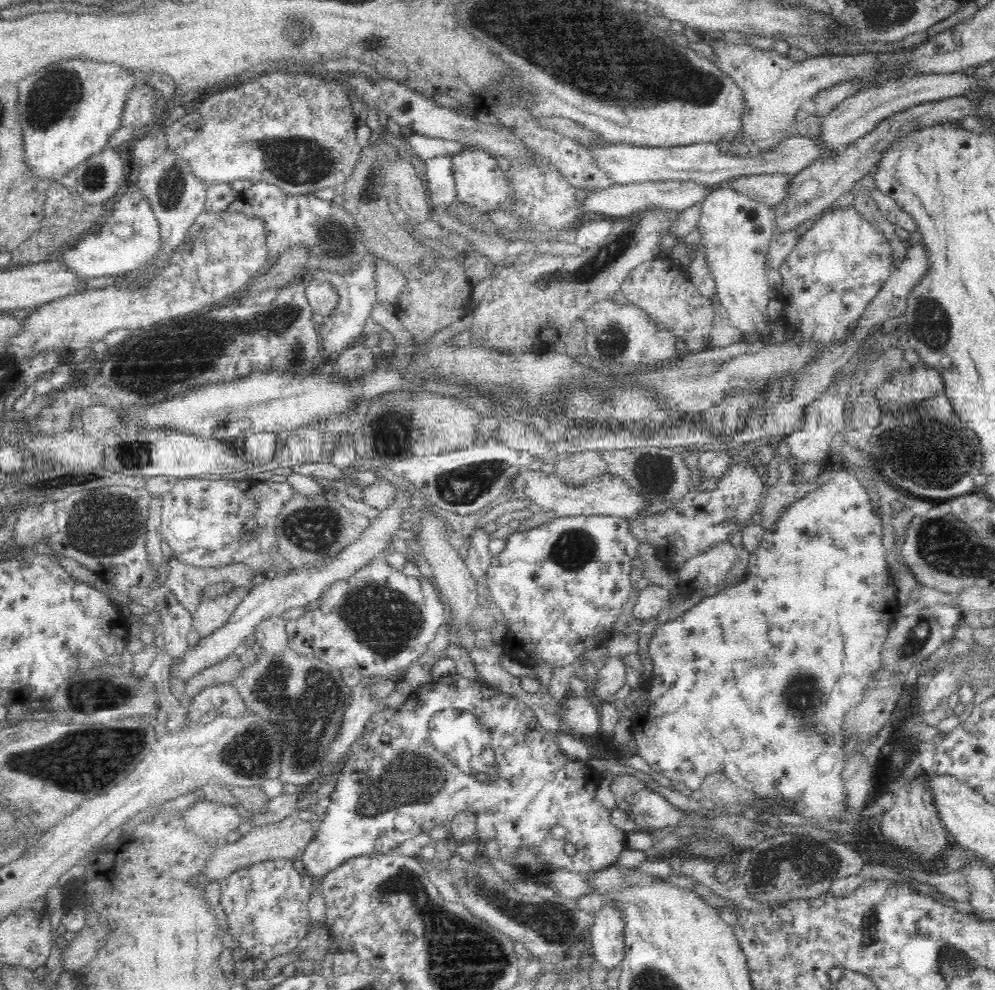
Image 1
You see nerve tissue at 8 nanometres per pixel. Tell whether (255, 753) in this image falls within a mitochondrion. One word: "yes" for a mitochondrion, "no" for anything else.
yes

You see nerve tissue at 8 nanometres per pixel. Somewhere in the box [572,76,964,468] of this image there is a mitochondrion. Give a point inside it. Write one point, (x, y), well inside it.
(934, 326)

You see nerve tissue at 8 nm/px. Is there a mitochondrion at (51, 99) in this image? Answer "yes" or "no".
yes

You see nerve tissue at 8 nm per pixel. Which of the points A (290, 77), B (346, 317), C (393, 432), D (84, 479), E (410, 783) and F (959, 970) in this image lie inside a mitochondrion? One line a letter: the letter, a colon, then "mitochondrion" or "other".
A: other
B: other
C: mitochondrion
D: mitochondrion
E: mitochondrion
F: mitochondrion

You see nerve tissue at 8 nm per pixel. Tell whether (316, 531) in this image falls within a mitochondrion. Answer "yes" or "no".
yes

